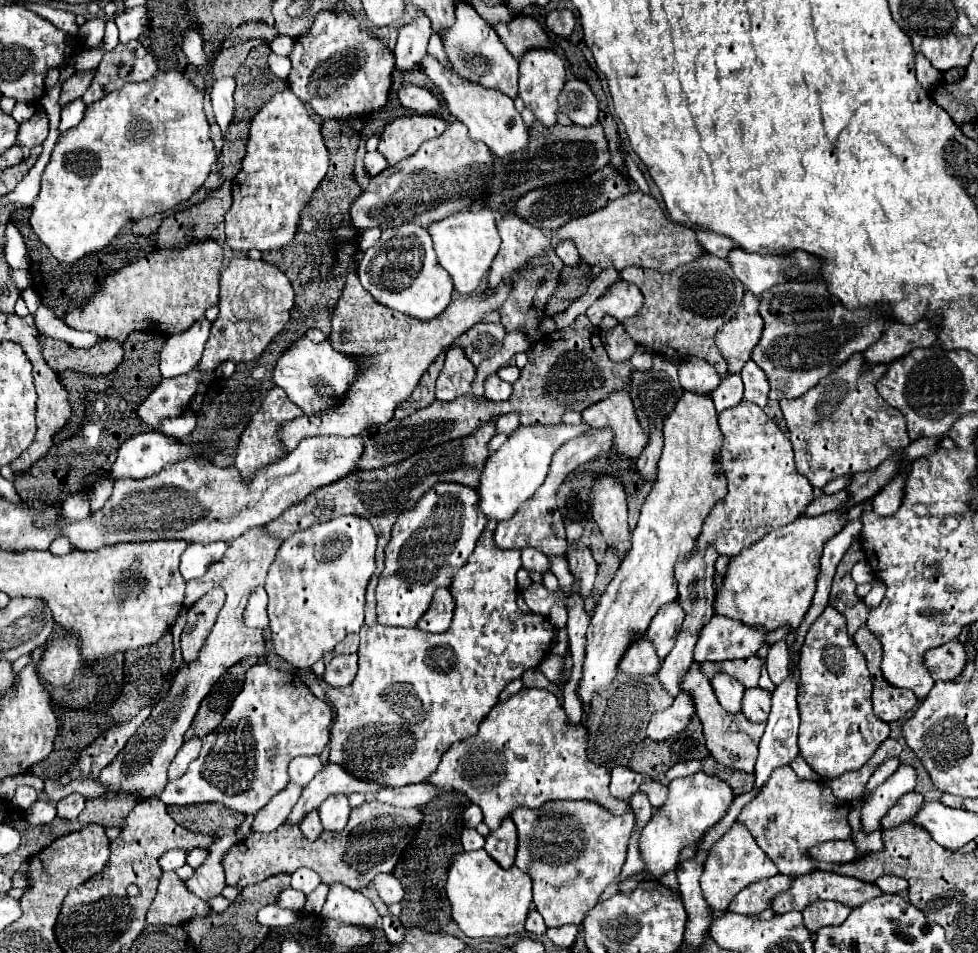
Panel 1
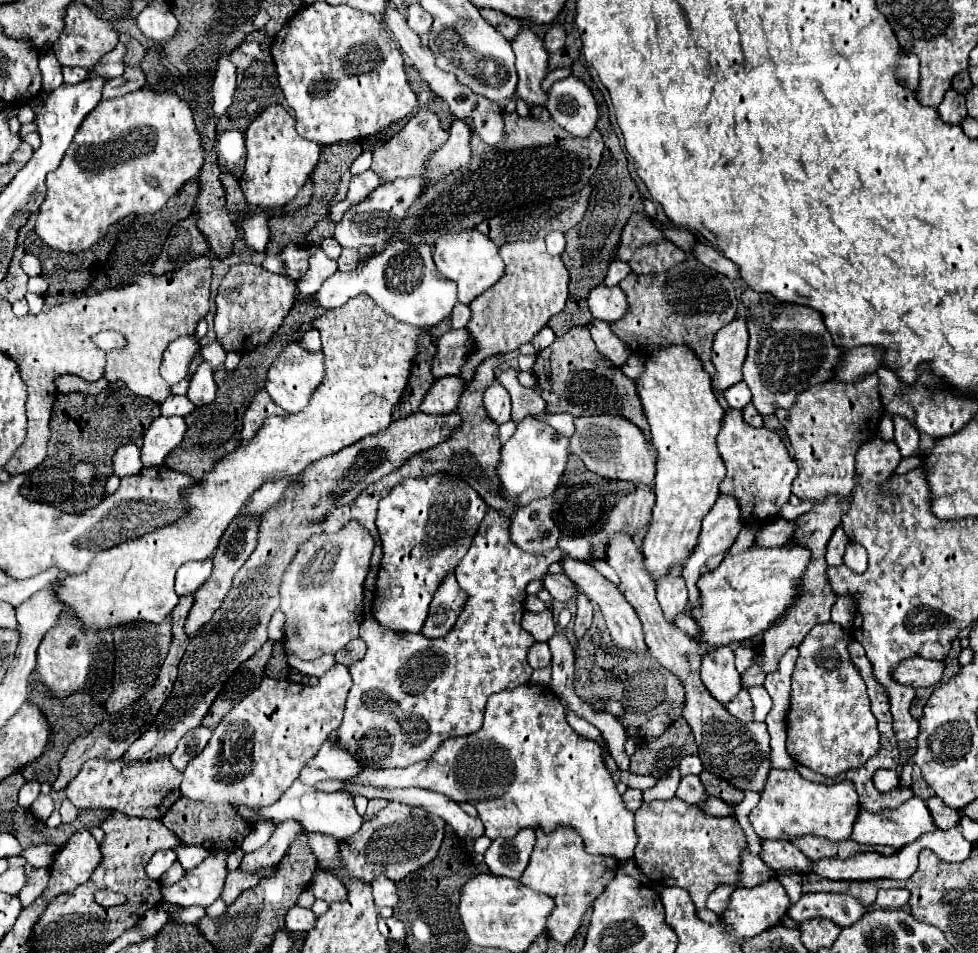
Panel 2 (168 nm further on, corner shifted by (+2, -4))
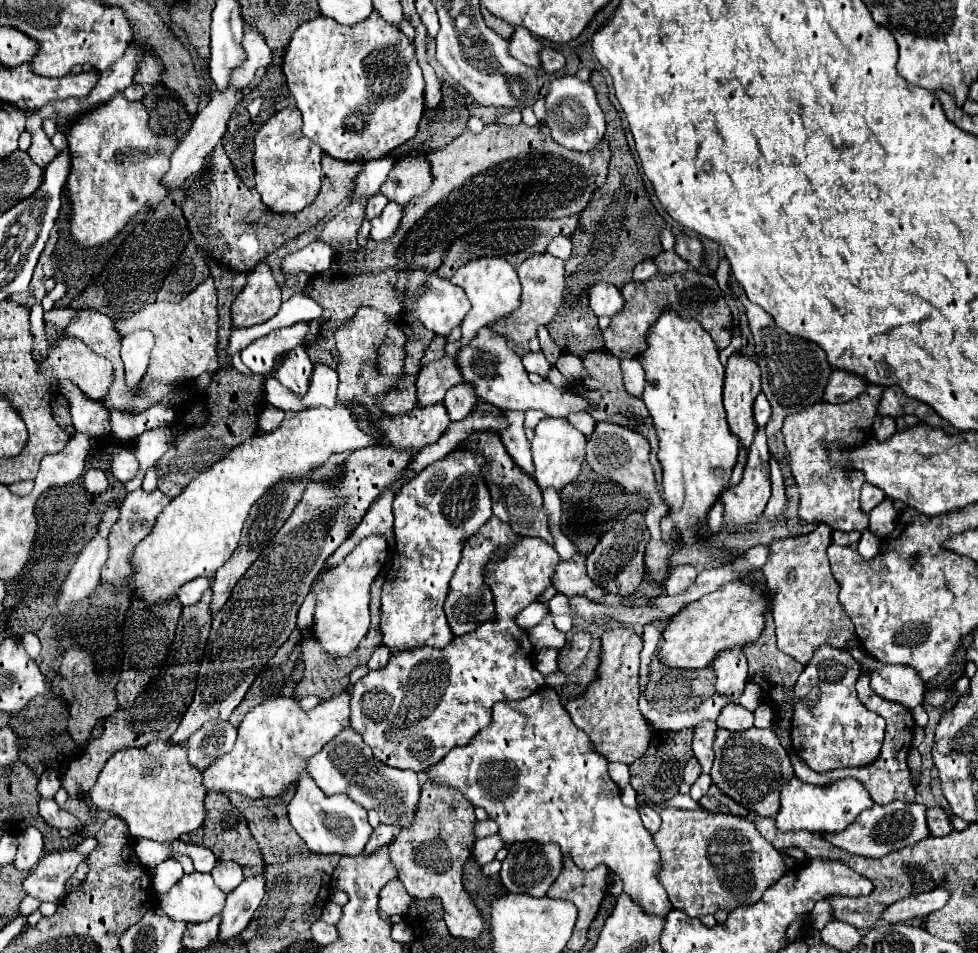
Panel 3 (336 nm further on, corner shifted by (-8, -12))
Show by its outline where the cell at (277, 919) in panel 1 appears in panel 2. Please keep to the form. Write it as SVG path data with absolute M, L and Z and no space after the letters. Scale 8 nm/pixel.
M292 906L286 914L286 928L292 932L310 932L316 924L316 916L312 910L306 910L302 906Z

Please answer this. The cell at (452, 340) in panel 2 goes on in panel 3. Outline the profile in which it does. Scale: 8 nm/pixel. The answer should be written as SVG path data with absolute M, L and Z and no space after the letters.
M444 356L442 360L426 364L416 380L418 404L430 406L444 400L448 388L462 382L462 372L458 372L458 362L454 356Z

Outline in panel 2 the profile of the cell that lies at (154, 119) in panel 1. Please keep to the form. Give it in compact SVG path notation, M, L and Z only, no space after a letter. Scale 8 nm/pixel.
M140 88L128 96L122 96L122 98L112 98L112 100L102 100L86 118L84 122L80 124L70 148L66 150L64 158L62 158L62 164L48 174L46 178L46 184L48 184L48 196L44 200L44 204L40 206L40 212L36 216L36 234L42 238L44 244L56 248L56 250L62 250L62 252L82 252L82 250L88 250L92 244L96 244L98 240L102 240L108 232L108 226L130 216L130 214L154 214L158 212L166 202L168 198L172 198L186 180L192 180L198 176L200 168L202 168L202 144L200 144L200 136L196 132L196 126L194 126L194 120L192 120L192 112L188 108L188 104L184 100L180 100L176 94L172 92L154 92L150 88Z

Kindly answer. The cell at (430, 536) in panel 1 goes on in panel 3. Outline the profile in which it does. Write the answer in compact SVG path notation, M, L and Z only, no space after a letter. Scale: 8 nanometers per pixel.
M456 450L444 456L442 460L424 468L414 480L404 484L394 498L394 534L396 550L392 556L392 566L388 570L384 588L382 588L382 644L404 650L404 648L444 648L450 644L454 634L448 628L442 604L448 596L448 582L460 562L460 552L474 532L492 516L490 492L480 476L482 466L480 454L470 454L466 450Z

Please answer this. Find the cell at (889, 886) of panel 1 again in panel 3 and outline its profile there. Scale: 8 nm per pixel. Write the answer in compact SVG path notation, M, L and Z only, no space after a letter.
M934 888L930 892L922 892L922 894L912 894L908 898L902 898L894 904L890 904L884 914L882 920L886 922L906 922L906 920L914 920L914 918L924 918L934 910L940 910L942 904L946 904L950 898L950 892L944 888Z

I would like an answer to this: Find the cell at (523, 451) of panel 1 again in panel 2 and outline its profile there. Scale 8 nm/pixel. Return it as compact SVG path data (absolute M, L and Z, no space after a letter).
M524 418L518 424L514 436L502 446L502 462L498 466L498 476L504 488L504 498L524 506L532 500L550 496L560 484L560 476L566 468L570 454L570 440L552 430L550 426L542 426L536 418Z

